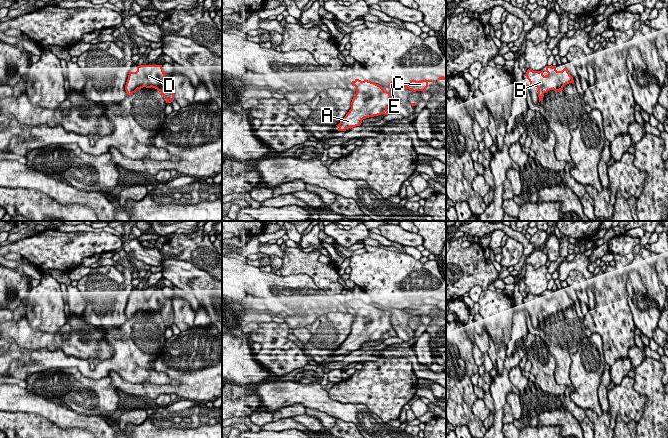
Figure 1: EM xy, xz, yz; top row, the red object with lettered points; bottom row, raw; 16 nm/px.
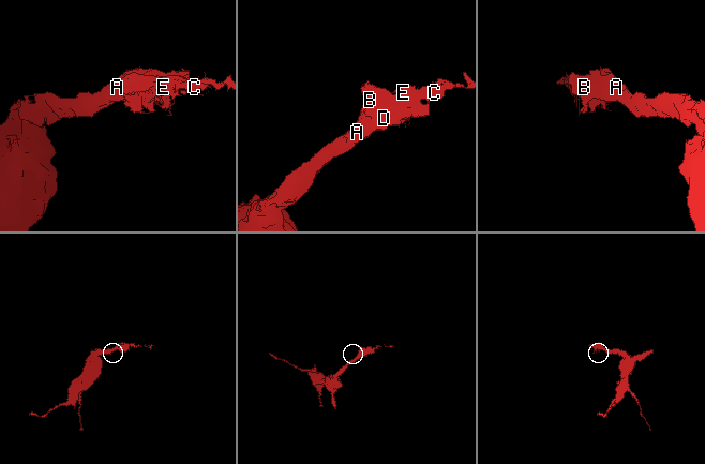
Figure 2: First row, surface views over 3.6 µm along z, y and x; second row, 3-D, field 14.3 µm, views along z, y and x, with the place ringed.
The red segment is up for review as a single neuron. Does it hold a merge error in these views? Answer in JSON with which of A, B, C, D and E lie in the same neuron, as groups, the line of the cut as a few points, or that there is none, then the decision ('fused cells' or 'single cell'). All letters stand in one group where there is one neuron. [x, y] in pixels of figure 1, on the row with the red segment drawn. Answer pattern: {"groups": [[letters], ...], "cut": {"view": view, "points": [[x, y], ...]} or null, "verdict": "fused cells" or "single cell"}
{"groups": [["A", "B", "C", "D", "E"]], "cut": null, "verdict": "single cell"}

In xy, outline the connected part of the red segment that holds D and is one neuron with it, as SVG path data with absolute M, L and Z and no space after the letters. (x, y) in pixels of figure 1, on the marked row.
M140 65L136 72L129 72L125 85L127 95L132 95L143 87L155 88L166 98L166 103L174 100L174 91L165 87L163 81L167 74L164 73L162 65Z

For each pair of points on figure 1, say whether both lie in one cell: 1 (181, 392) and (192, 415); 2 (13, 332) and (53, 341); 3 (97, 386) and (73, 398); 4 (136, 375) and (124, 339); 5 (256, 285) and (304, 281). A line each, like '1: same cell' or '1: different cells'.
1: different cells
2: same cell
3: same cell
4: same cell
5: same cell

